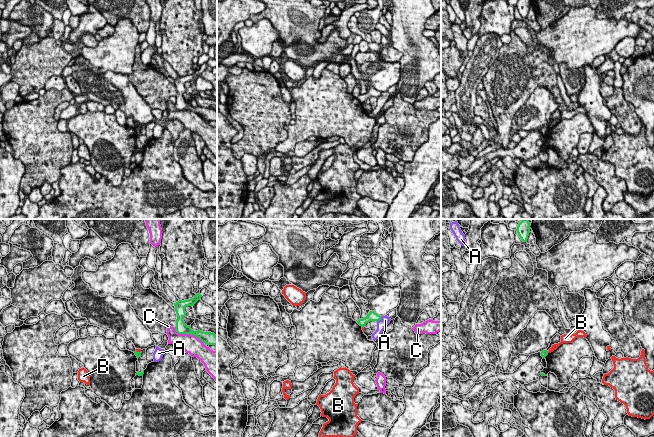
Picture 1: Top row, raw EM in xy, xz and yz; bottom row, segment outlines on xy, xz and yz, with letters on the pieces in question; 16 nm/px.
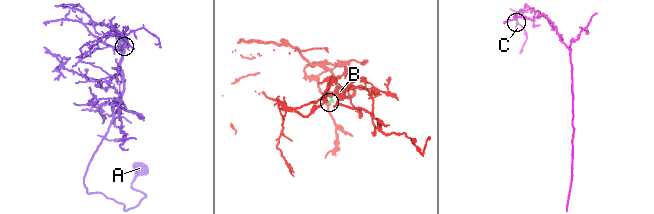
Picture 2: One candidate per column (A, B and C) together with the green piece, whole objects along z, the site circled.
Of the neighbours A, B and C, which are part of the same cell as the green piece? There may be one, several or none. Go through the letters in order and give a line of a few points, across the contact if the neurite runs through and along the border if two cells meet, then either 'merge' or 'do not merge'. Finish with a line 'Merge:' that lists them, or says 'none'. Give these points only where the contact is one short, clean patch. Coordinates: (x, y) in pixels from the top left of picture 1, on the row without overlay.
A: line xz (382, 92), (377, 98); do not merge
B: line xy (136, 126), (140, 128); do not merge
C: do not merge
Merge: none

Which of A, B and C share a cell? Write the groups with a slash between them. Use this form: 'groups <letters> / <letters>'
groups A / B / C

